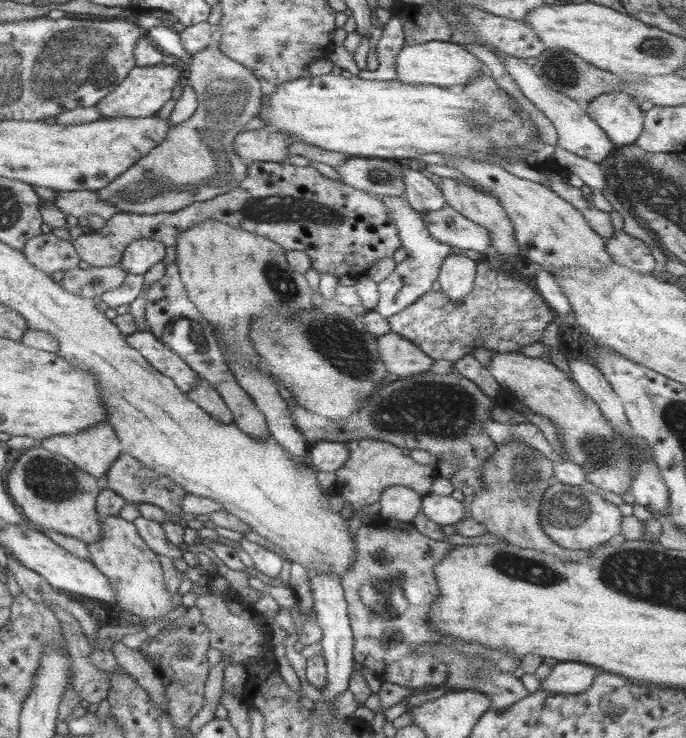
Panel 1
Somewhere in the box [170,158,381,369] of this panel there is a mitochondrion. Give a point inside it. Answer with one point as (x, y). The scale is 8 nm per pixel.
(260, 210)

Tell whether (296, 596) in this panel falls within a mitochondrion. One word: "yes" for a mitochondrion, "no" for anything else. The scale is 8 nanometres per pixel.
no

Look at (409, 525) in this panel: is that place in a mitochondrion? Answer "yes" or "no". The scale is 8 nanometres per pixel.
no

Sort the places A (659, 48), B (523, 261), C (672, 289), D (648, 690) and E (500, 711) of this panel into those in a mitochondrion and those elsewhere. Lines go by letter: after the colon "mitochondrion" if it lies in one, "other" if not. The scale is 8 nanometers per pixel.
A: mitochondrion
B: other
C: other
D: other
E: other

